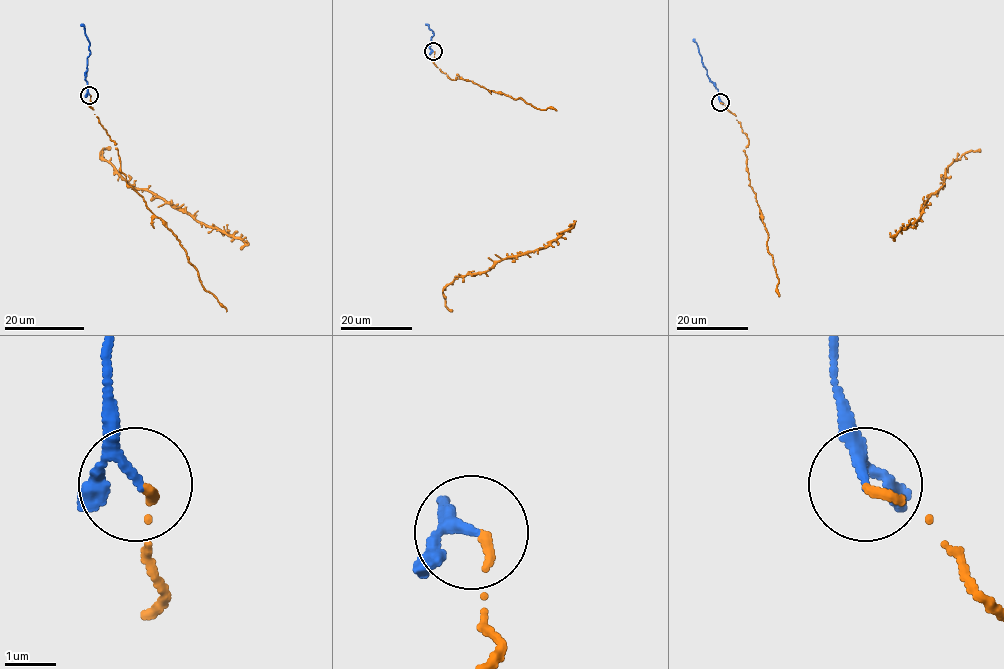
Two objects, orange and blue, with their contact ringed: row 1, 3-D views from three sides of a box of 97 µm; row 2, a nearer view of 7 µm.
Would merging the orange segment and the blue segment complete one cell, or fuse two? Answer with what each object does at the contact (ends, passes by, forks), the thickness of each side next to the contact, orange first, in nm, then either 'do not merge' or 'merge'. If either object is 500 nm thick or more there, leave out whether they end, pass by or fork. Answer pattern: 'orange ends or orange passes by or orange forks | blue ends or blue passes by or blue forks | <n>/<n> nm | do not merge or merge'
orange ends | blue passes by | 150/160 nm | merge

